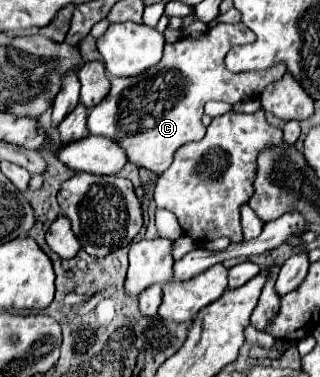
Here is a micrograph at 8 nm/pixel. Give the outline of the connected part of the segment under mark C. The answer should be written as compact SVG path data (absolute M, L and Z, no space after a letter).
M218 22L214 28L208 28L198 40L180 38L174 44L166 44L162 62L152 70L136 78L112 78L108 96L88 114L90 134L106 136L118 142L126 150L132 164L154 174L162 174L172 164L174 152L180 146L204 138L206 130L202 124L202 114L208 100L234 104L240 100L258 98L264 86L270 86L284 76L284 64L272 66L272 70L250 74L230 74L226 70L226 52L236 44L250 44L254 40L256 36L242 22Z

